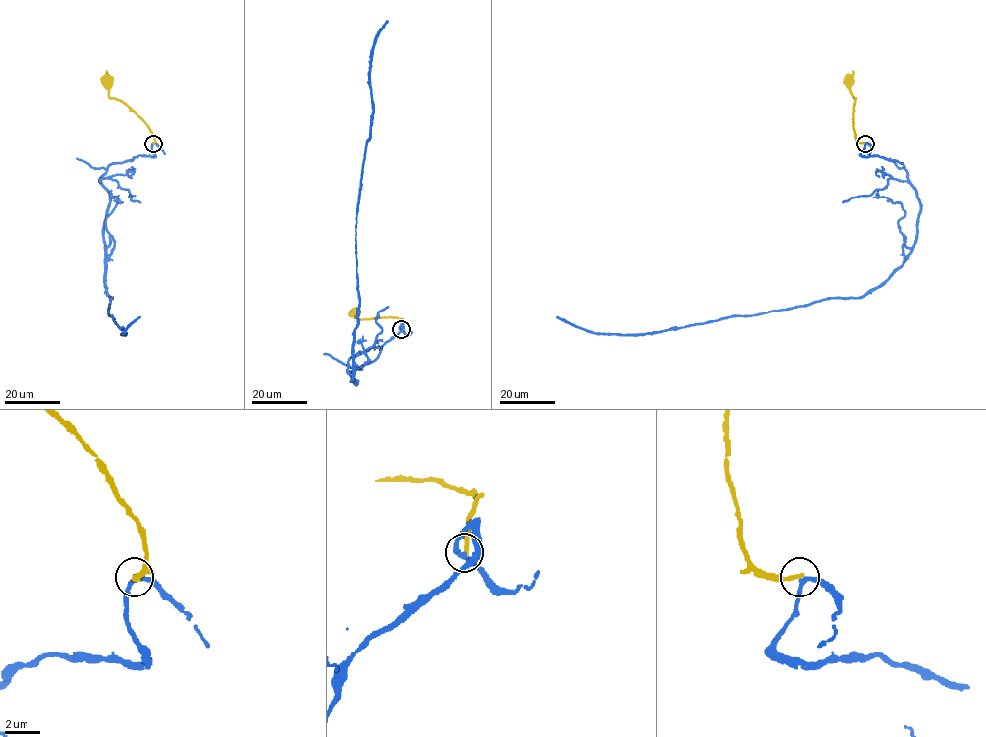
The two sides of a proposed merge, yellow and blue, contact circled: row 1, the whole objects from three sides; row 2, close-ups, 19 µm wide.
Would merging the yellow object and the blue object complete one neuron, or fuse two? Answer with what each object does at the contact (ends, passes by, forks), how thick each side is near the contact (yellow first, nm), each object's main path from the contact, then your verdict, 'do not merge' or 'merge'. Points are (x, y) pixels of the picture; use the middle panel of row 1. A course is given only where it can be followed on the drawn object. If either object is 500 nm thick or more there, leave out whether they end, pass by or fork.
yellow ends; blue passes by; calibres 280 and 260 nm; course yellow (401, 328), (402, 321), (397, 317), (357, 318), (355, 312); course blue (401, 328), (348, 372), (352, 381), (369, 66), (387, 20); do not merge

